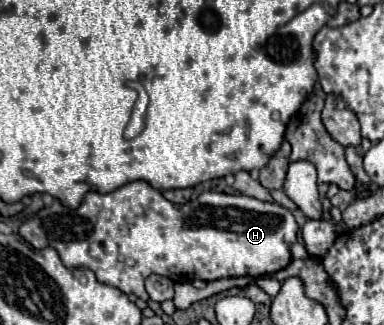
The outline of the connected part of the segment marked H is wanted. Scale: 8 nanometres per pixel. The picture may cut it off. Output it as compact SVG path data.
M132 181L114 193L86 193L78 209L68 209L60 201L54 201L50 207L44 207L28 219L20 227L20 235L36 249L52 245L60 251L60 259L68 269L92 269L100 283L118 287L126 295L136 293L140 299L148 301L144 279L150 273L166 275L176 283L192 283L194 279L214 281L222 277L262 277L288 267L292 261L290 245L298 237L298 223L294 215L278 203L266 203L246 195L204 191L194 203L188 201L176 205L164 199L162 193L146 181Z

